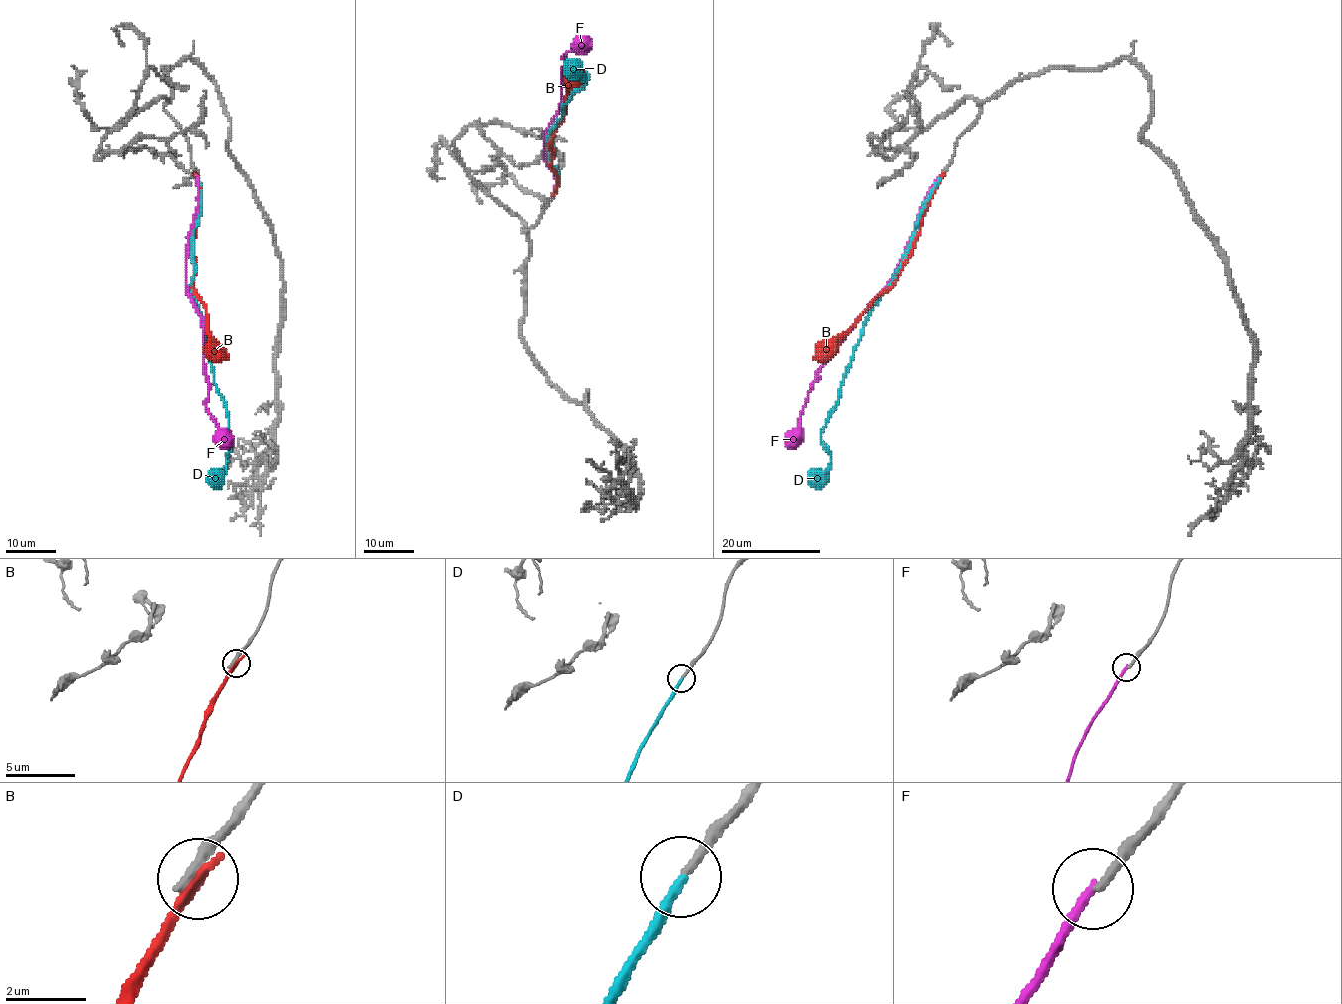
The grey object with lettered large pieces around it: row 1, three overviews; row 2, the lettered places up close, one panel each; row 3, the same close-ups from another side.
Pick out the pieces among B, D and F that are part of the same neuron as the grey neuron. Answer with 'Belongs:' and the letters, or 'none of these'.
Belongs: F

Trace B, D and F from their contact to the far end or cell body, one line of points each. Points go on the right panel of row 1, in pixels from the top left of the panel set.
B: (943, 174), (895, 283), (815, 360)
D: (939, 177), (894, 278), (864, 322), (823, 428), (821, 443), (830, 455), (830, 465), (820, 479), (810, 483)
F: (939, 176), (922, 207), (912, 239), (890, 283), (820, 370), (797, 428), (797, 439), (789, 448)

